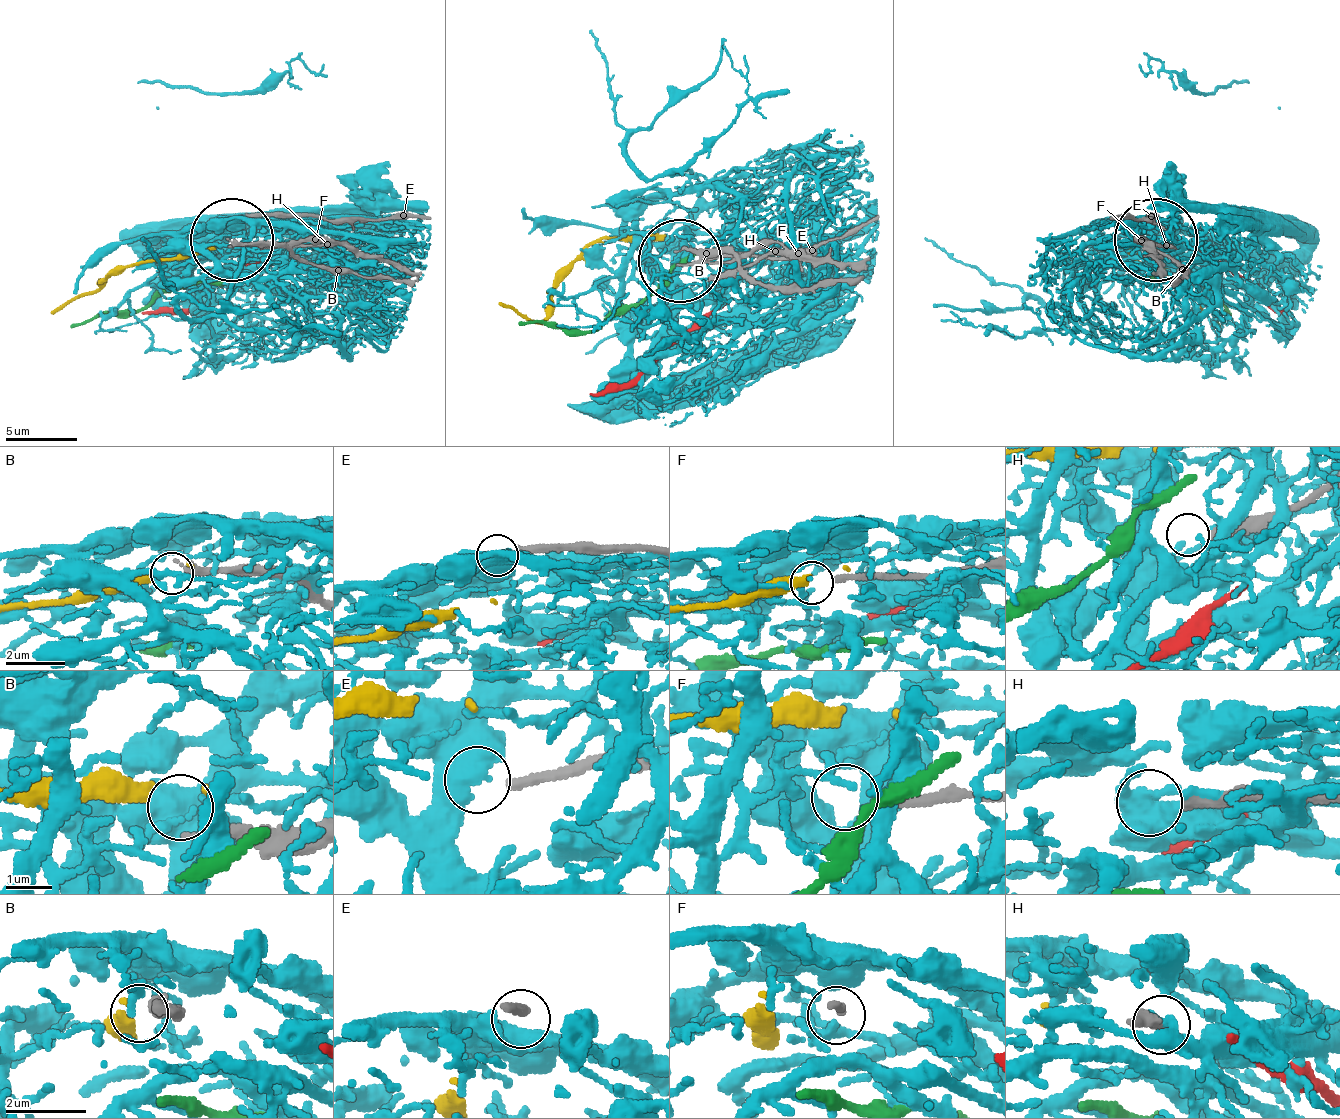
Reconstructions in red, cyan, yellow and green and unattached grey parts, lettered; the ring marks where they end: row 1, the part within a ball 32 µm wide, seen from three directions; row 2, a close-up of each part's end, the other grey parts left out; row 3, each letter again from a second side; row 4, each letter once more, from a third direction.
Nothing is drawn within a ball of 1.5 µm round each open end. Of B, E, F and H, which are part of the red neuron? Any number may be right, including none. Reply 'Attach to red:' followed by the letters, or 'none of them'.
Attach to red: none of them

